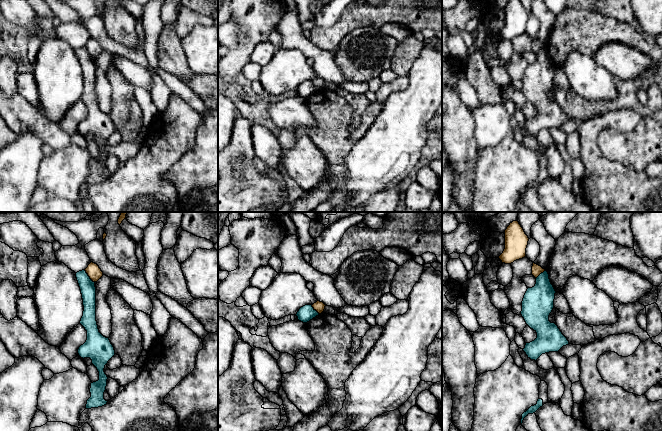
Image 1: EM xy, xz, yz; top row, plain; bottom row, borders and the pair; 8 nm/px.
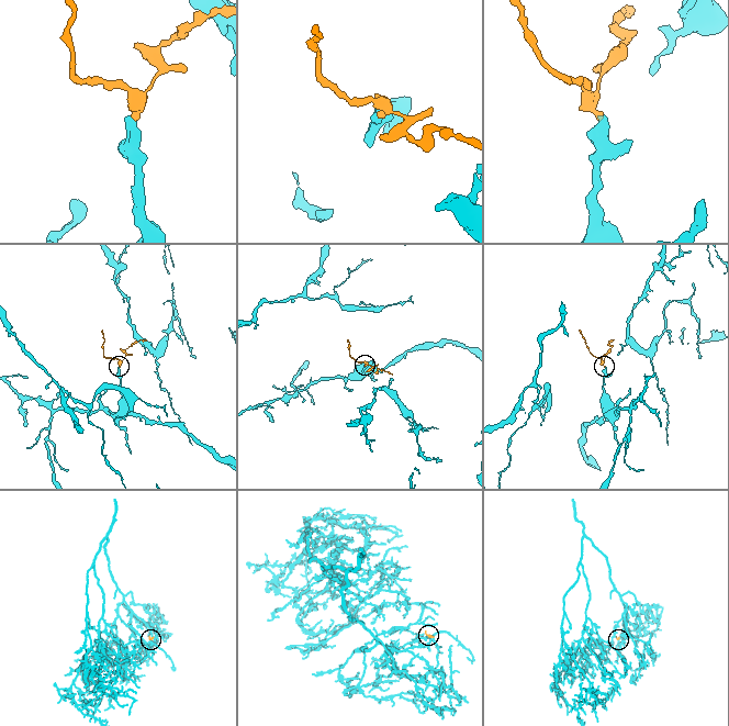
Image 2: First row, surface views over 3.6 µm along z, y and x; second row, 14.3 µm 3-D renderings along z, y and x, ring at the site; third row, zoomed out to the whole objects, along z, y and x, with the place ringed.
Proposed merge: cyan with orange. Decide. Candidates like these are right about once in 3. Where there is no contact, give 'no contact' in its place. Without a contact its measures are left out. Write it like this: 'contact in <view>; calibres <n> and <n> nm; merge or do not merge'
contact in xy; calibres 130 and 110 nm; do not merge

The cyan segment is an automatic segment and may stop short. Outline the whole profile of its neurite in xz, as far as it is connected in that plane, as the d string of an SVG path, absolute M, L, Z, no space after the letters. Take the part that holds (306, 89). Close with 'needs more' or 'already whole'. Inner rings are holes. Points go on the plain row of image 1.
M305 81L301 83L296 90L298 96L303 99L309 98L318 91L319 89L312 83L312 81Z | already whole

